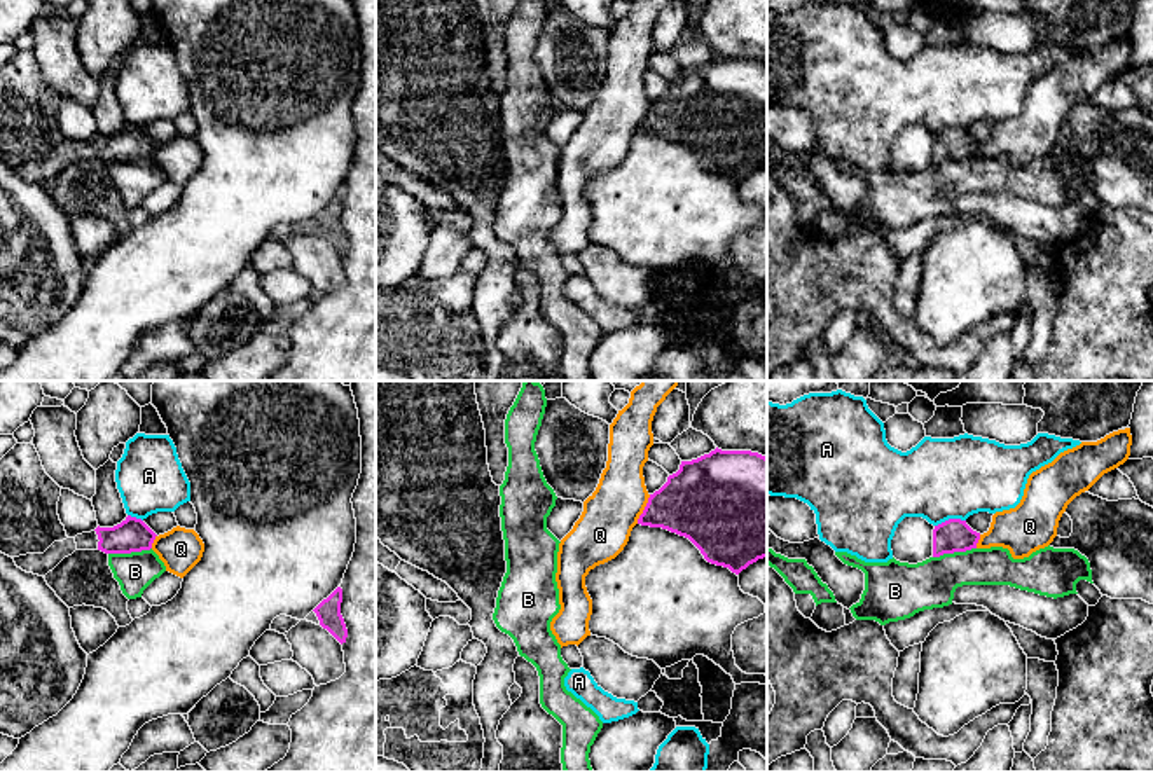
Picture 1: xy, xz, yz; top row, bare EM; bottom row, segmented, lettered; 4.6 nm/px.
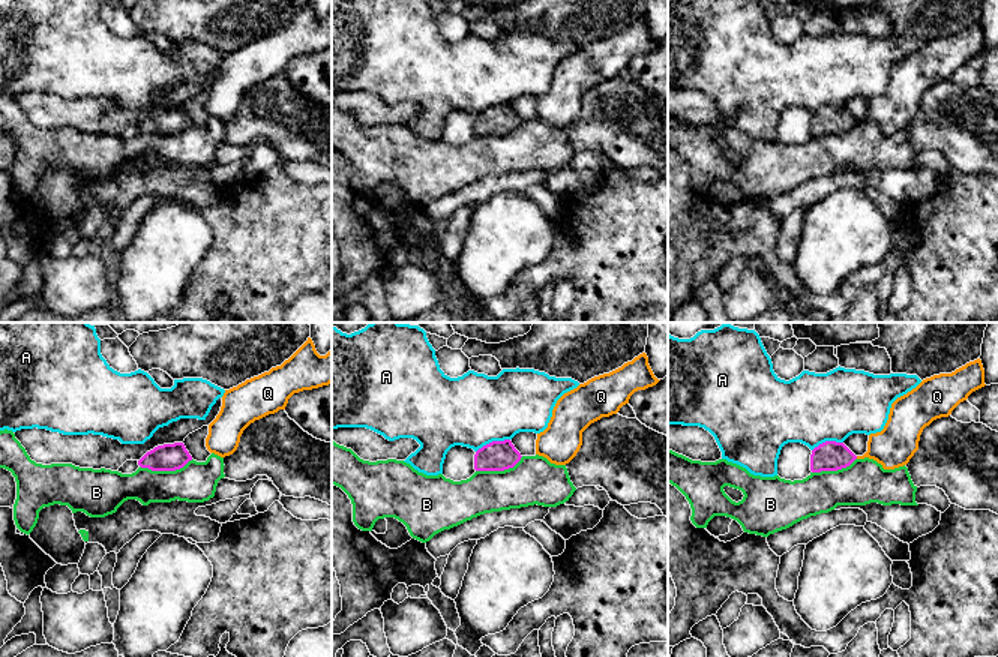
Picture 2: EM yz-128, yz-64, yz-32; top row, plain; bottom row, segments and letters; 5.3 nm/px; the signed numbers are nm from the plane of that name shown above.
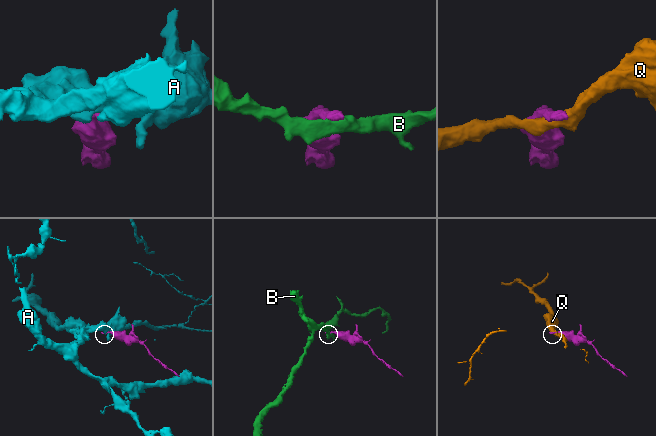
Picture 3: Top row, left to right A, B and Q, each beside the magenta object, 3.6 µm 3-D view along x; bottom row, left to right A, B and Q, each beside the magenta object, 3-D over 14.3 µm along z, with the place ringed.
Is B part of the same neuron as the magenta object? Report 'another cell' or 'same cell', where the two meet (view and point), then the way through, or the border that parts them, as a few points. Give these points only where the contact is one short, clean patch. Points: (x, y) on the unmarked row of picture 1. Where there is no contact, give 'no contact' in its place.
another cell; meets magenta in xy at (130, 161); border along xy (151, 156), (140, 161), (109, 163)

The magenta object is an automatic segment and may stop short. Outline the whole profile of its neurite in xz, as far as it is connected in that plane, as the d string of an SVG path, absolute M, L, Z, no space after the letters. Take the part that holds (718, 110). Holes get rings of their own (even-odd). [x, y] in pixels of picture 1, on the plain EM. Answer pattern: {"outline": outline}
{"outline": "M715 58L692 70L650 103L638 133L688 147L711 173L739 183L767 166L767 66L751 59Z"}

